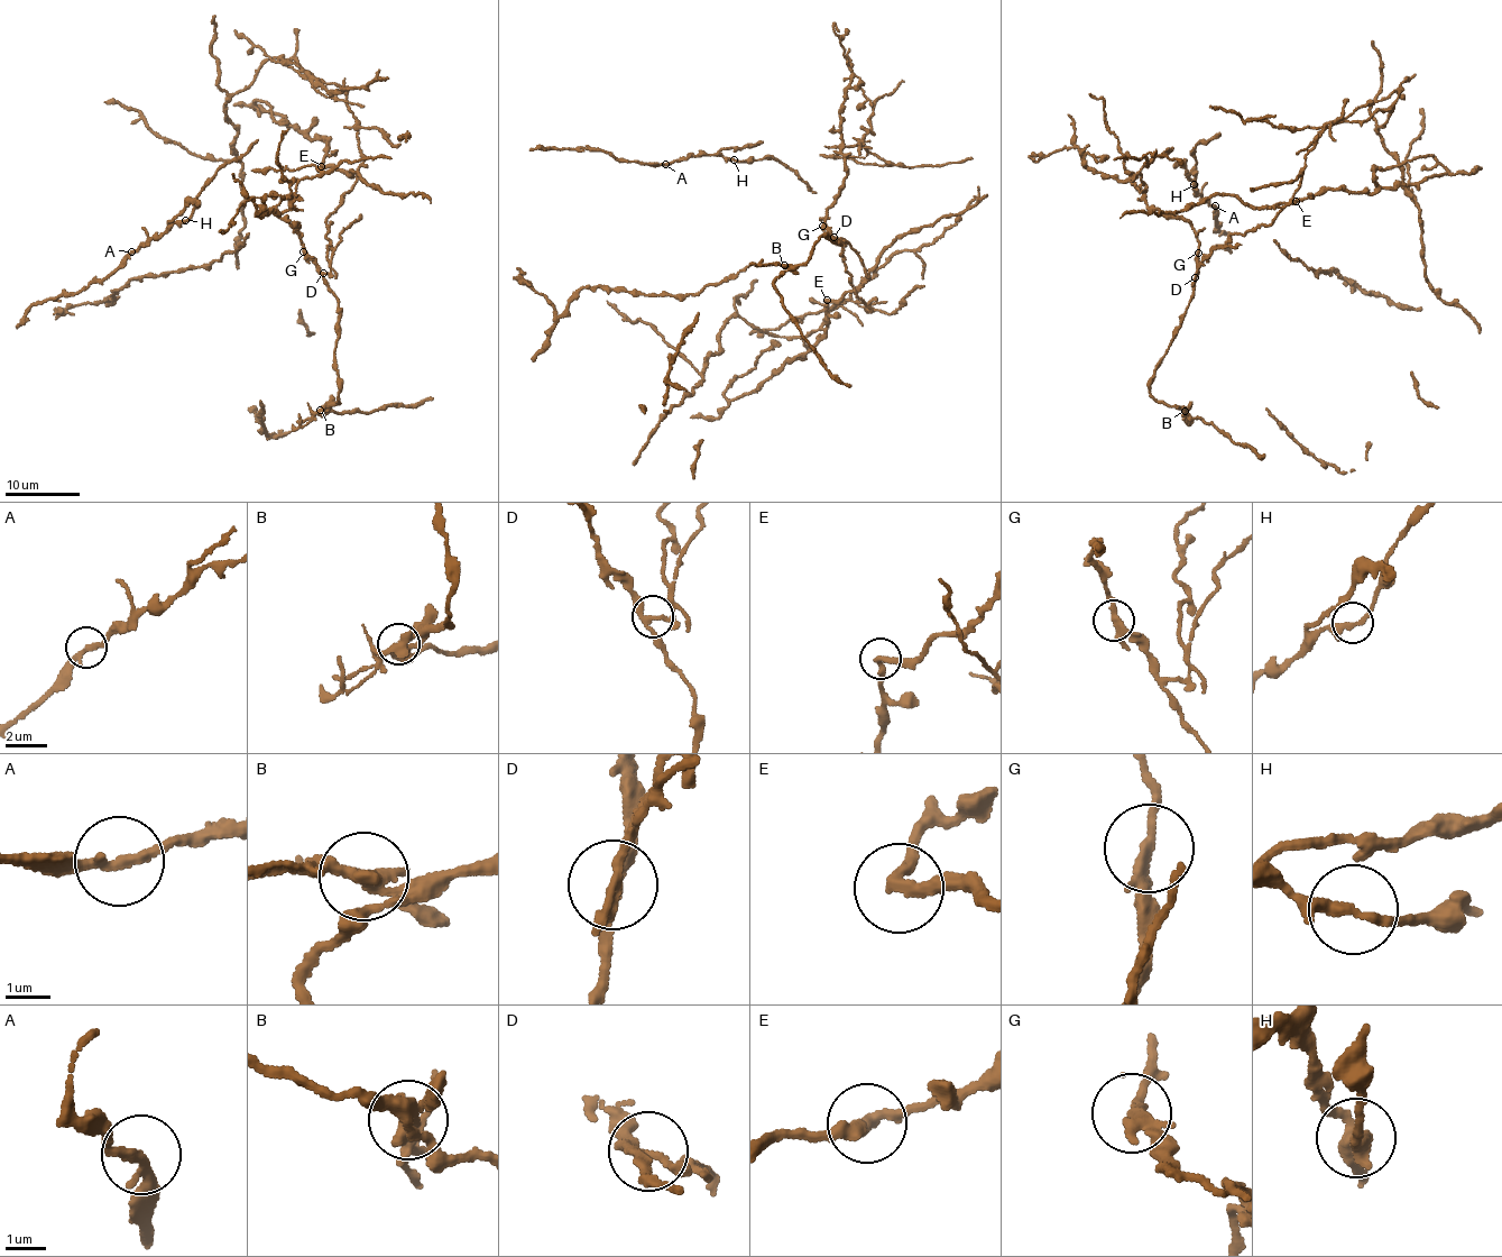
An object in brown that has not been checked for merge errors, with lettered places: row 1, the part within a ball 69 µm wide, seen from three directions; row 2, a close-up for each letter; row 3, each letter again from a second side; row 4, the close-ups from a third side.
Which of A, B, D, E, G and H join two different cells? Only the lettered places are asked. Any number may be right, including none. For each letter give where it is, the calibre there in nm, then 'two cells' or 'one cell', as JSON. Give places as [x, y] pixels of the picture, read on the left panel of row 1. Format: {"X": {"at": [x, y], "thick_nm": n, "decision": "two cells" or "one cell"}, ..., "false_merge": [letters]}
{"A": {"at": [131, 251], "thick_nm": 240, "decision": "one cell"}, "B": {"at": [320, 410], "thick_nm": 360, "decision": "two cells"}, "D": {"at": [323, 273], "thick_nm": 180, "decision": "two cells"}, "E": {"at": [321, 166], "thick_nm": 260, "decision": "one cell"}, "G": {"at": [303, 251], "thick_nm": 200, "decision": "two cells"}, "H": {"at": [185, 220], "thick_nm": 200, "decision": "one cell"}, "false_merge": ["B", "D", "G"]}

